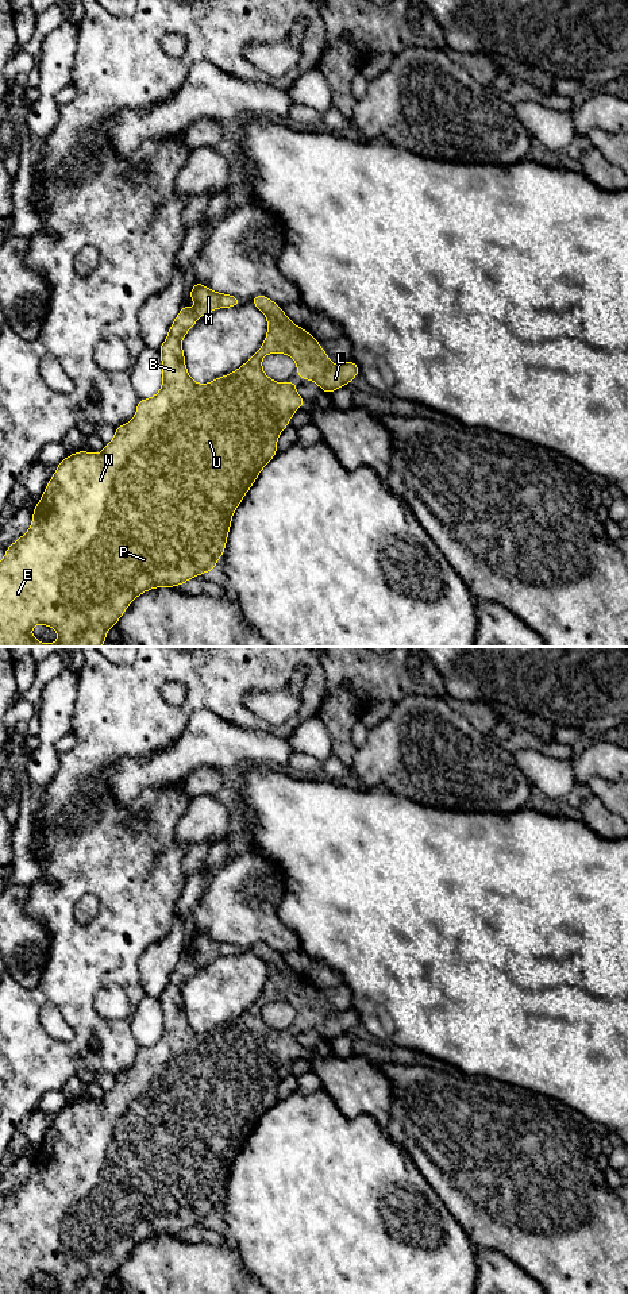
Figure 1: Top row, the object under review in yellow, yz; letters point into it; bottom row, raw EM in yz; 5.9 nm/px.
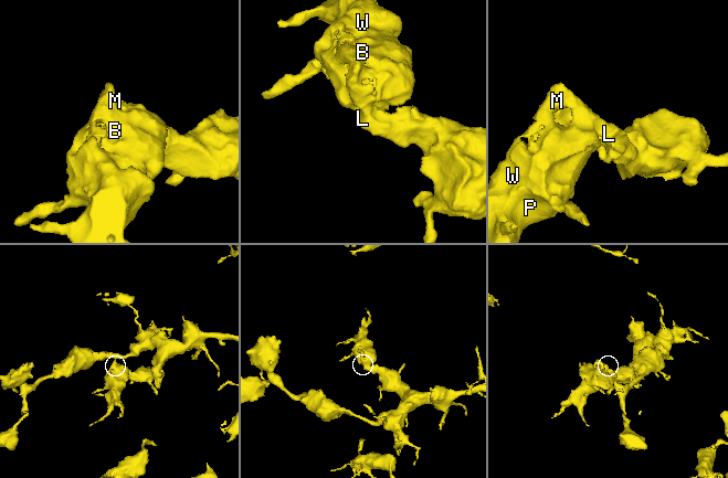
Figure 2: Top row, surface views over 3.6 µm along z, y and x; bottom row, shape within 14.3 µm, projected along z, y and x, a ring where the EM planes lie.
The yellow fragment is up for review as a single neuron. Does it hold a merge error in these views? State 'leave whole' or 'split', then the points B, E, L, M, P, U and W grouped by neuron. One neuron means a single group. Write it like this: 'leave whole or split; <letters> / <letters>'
leave whole; B E L M P U W

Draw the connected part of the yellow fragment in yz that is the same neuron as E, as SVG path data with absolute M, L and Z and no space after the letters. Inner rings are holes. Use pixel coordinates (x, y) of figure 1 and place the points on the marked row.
M197 280L188 296L197 304L197 309L190 311L186 302L182 304L180 313L169 328L165 342L158 350L162 361L161 390L154 397L138 400L134 419L127 424L115 428L112 442L103 446L103 452L100 455L78 450L73 455L65 456L57 465L57 470L47 482L38 505L32 509L34 514L30 529L5 550L4 559L0 562L0 647L101 647L103 643L107 641L107 631L122 618L124 610L138 596L155 587L177 587L200 574L215 571L217 559L221 558L226 551L227 536L236 508L251 489L262 469L277 455L278 436L289 425L294 412L307 404L296 390L297 379L281 384L270 379L263 373L262 358L266 354L286 354L292 356L297 366L298 378L317 384L324 394L348 385L361 373L359 366L354 359L346 363L334 365L327 352L321 348L319 340L316 340L305 328L297 327L285 315L282 308L267 296L257 294L251 297L250 301L255 308L265 313L267 320L267 334L263 344L238 370L221 375L209 384L197 384L190 378L186 370L182 338L196 325L200 316L208 315L215 309L238 307L242 304L242 298L226 293L217 293L204 286ZM35 624L53 627L58 632L58 641L54 644L38 641L31 633L31 628Z

